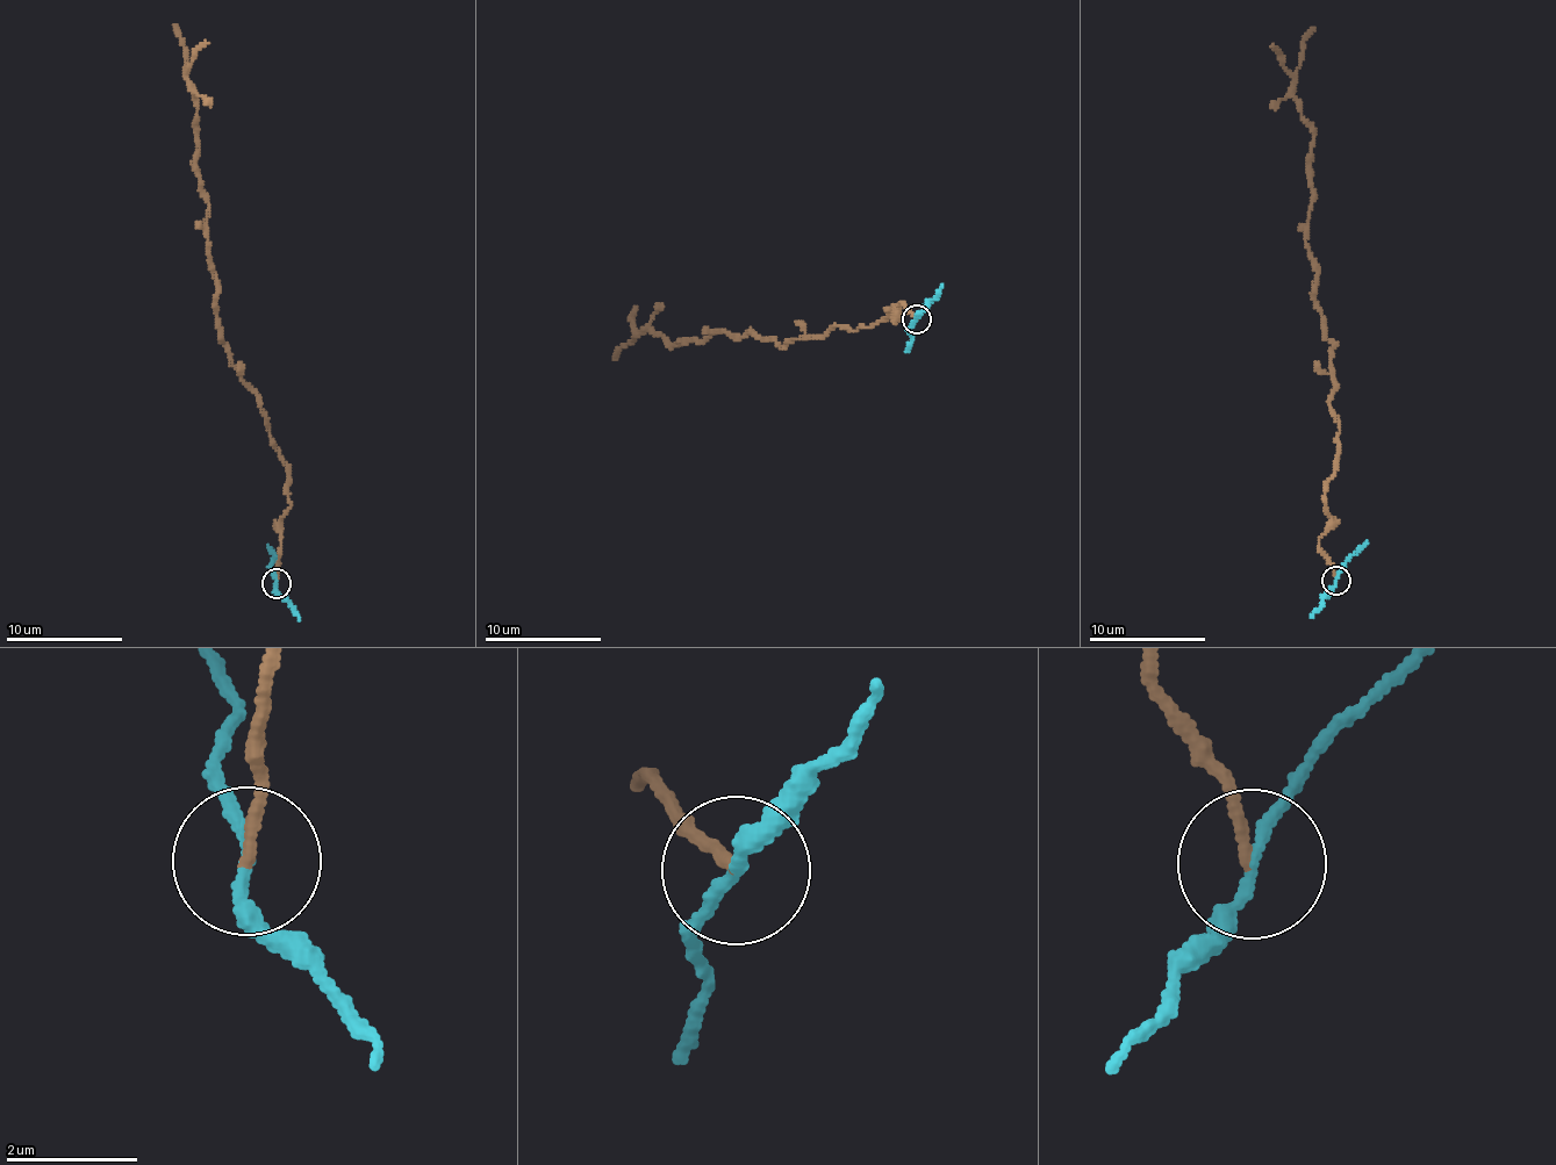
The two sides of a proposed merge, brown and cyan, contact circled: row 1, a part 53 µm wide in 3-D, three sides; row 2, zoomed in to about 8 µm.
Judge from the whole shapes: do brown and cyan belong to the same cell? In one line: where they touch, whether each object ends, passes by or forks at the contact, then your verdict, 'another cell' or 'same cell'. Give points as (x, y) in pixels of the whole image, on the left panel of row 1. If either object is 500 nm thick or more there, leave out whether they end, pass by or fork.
(275, 583) | brown ends | cyan passes by | another cell

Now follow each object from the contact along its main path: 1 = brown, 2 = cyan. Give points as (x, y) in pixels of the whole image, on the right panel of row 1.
1: (1336, 581), (1319, 546), (1339, 432), (1334, 342), (1305, 244), (1313, 126), (1293, 87), (1313, 28)
2: (1336, 581), (1343, 563), (1367, 540)

